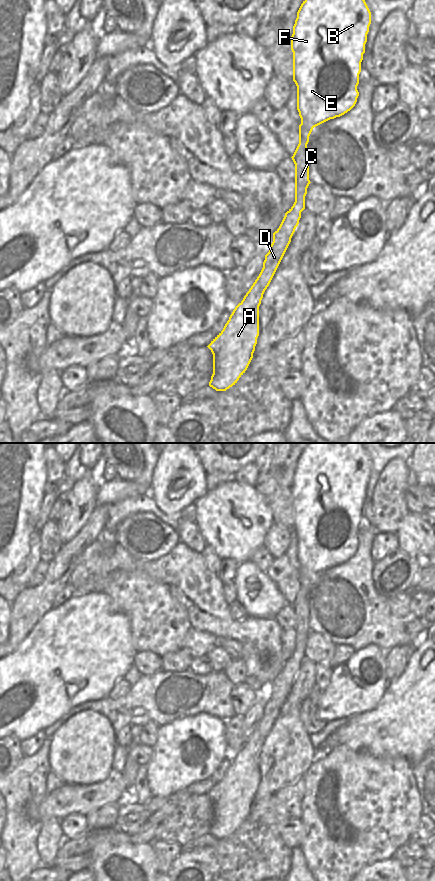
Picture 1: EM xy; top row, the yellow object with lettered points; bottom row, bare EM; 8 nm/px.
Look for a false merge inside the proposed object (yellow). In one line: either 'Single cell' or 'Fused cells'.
Single cell.

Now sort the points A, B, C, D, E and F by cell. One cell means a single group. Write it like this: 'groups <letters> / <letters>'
groups A B C D E F

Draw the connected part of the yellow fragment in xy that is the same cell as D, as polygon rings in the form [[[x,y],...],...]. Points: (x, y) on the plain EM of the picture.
[[[308,443],[301,452],[291,484],[291,498],[293,500],[293,529],[297,534],[297,558],[301,566],[299,573],[299,592],[291,605],[295,612],[295,650],[285,661],[279,676],[273,681],[273,690],[269,700],[265,703],[263,716],[244,744],[235,755],[223,778],[207,794],[213,802],[213,822],[209,834],[216,839],[226,839],[237,831],[247,818],[255,799],[259,784],[259,754],[263,742],[269,734],[299,672],[301,660],[305,657],[305,644],[311,631],[309,628],[309,604],[307,592],[314,575],[350,559],[356,552],[359,540],[359,522],[361,510],[365,501],[367,482],[371,472],[371,460],[362,443]]]

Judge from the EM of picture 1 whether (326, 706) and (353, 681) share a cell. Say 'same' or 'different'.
same

